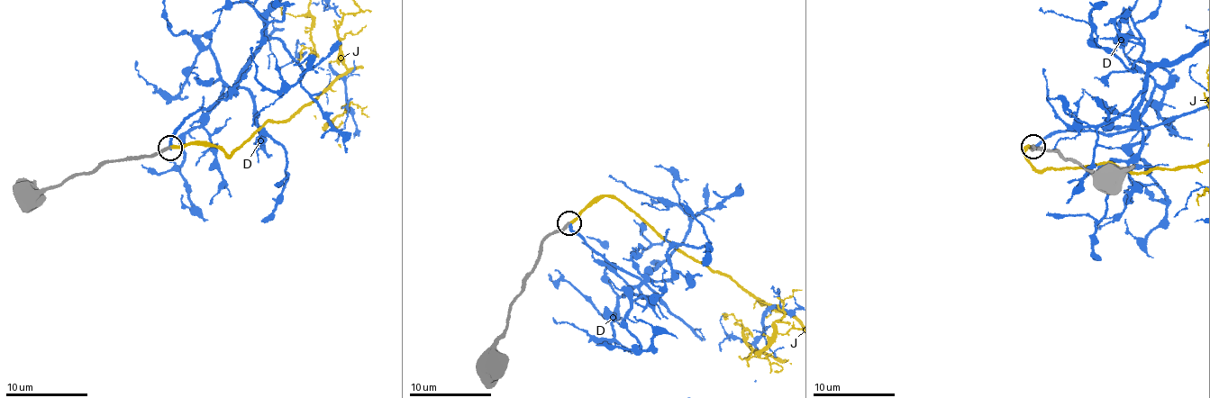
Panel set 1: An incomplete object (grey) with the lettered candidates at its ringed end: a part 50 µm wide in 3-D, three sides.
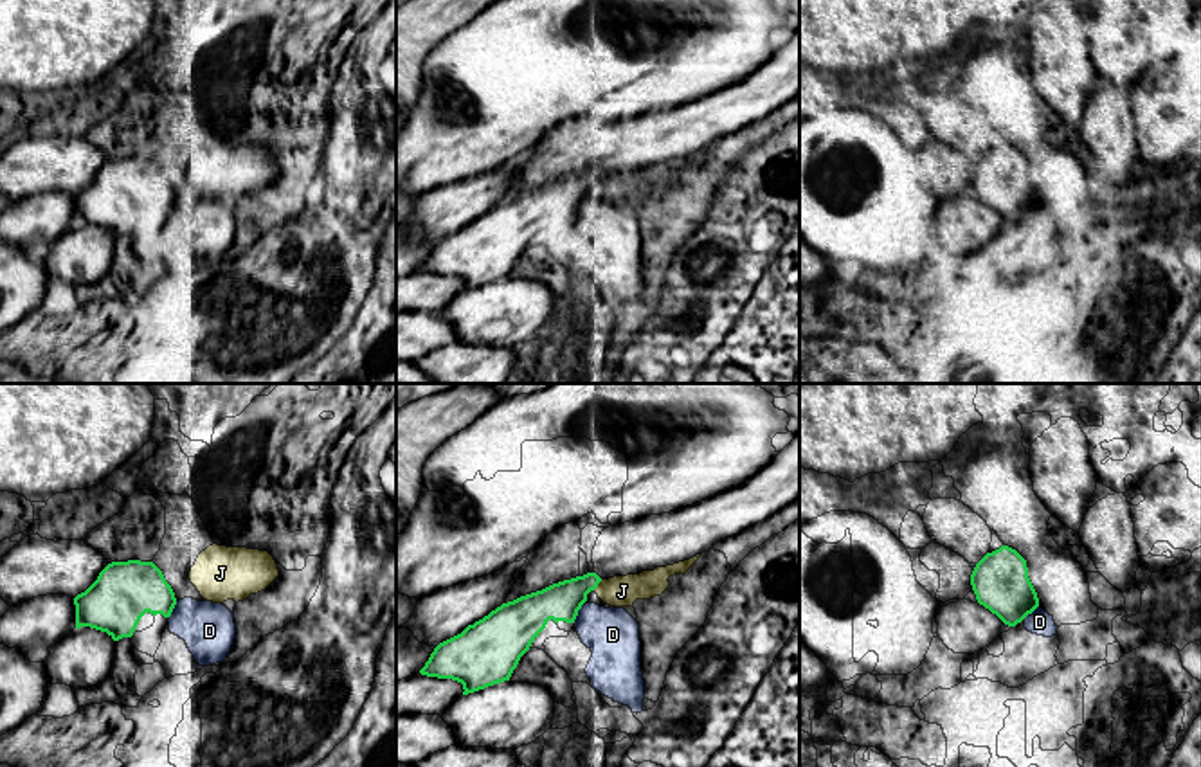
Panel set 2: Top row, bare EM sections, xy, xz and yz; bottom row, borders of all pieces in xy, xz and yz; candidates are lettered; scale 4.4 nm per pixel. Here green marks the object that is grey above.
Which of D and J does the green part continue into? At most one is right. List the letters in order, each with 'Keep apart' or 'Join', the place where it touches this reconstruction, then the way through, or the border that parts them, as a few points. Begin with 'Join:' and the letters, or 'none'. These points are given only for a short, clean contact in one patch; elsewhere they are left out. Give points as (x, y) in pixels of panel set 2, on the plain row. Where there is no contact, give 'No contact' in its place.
Join: J
D: Keep apart. Touches green at xz (577, 209). Boundary: xz (582, 200), (573, 218)
J: Join. Touches green at xz (596, 182). Path across: xz (560, 198), (580, 182), (596, 182), (607, 188), (622, 188)

